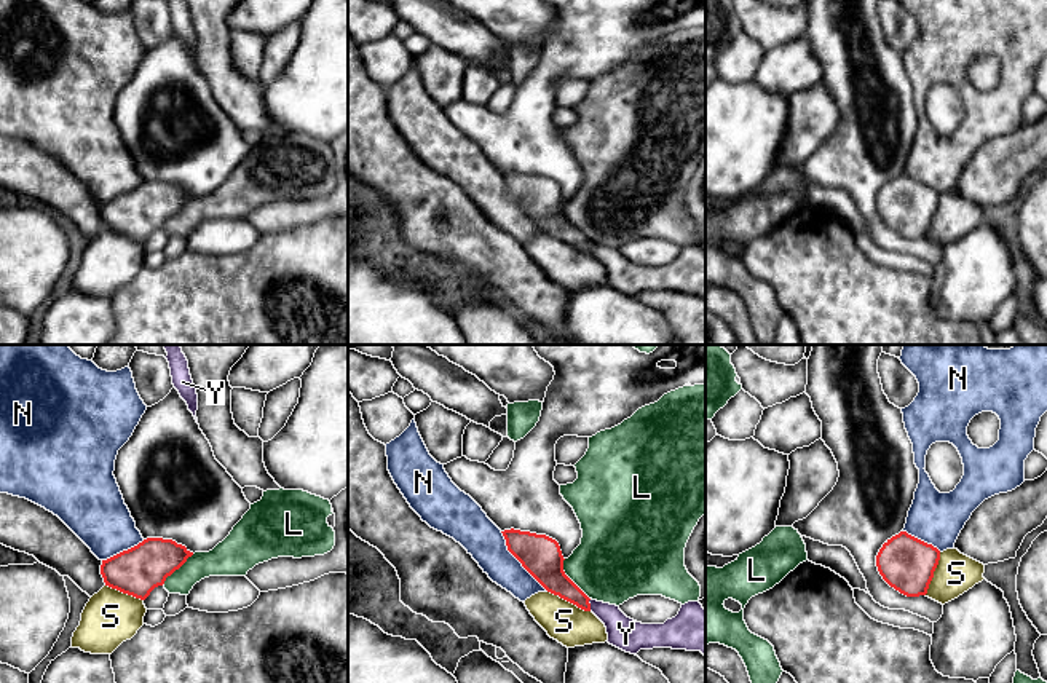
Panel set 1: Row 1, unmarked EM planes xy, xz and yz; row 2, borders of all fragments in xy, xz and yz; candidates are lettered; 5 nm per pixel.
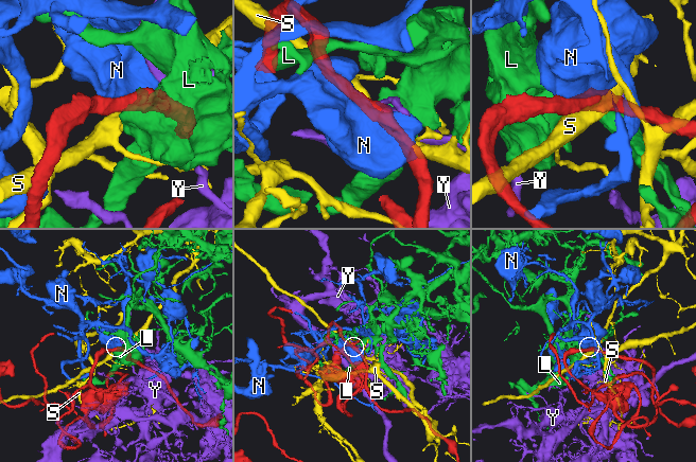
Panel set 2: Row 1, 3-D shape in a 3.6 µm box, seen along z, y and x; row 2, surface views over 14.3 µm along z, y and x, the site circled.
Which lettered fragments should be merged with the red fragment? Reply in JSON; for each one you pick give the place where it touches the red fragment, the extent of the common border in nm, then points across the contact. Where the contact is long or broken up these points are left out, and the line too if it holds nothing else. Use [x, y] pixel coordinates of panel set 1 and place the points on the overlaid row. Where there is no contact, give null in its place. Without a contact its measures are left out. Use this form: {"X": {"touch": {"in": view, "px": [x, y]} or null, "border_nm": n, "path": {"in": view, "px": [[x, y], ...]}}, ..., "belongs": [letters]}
{"N": {"touch": {"in": "xz", "px": [519, 560]}, "border_nm": 380}, "belongs": ["N"]}

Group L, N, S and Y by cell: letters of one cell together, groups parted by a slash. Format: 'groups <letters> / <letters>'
groups L / N / S / Y

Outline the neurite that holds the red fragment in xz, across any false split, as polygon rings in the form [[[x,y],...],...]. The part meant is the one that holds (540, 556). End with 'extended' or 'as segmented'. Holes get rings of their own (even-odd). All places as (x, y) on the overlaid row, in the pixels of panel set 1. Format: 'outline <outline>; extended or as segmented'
outline [[[415,418],[399,437],[386,444],[386,456],[388,471],[410,507],[431,528],[460,543],[493,582],[520,602],[538,592],[551,592],[584,611],[591,611],[591,598],[563,571],[565,559],[559,543],[546,535],[514,528],[501,531],[482,507],[452,482],[444,464],[429,455]]]; extended

